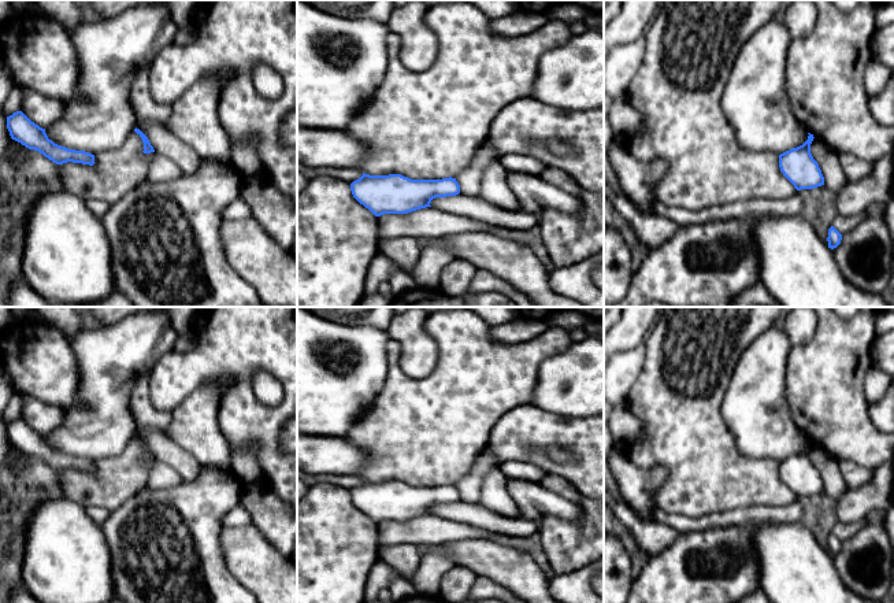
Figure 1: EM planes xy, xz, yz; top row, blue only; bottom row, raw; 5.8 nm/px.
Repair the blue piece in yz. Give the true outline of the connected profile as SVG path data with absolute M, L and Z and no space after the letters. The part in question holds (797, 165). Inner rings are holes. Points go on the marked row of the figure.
M808 134L808 140L802 145L779 155L780 171L797 190L824 185L821 170L810 153L810 144L815 137Z

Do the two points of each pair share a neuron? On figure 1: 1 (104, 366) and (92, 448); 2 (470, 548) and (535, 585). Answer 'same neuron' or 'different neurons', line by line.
1: same neuron
2: same neuron

